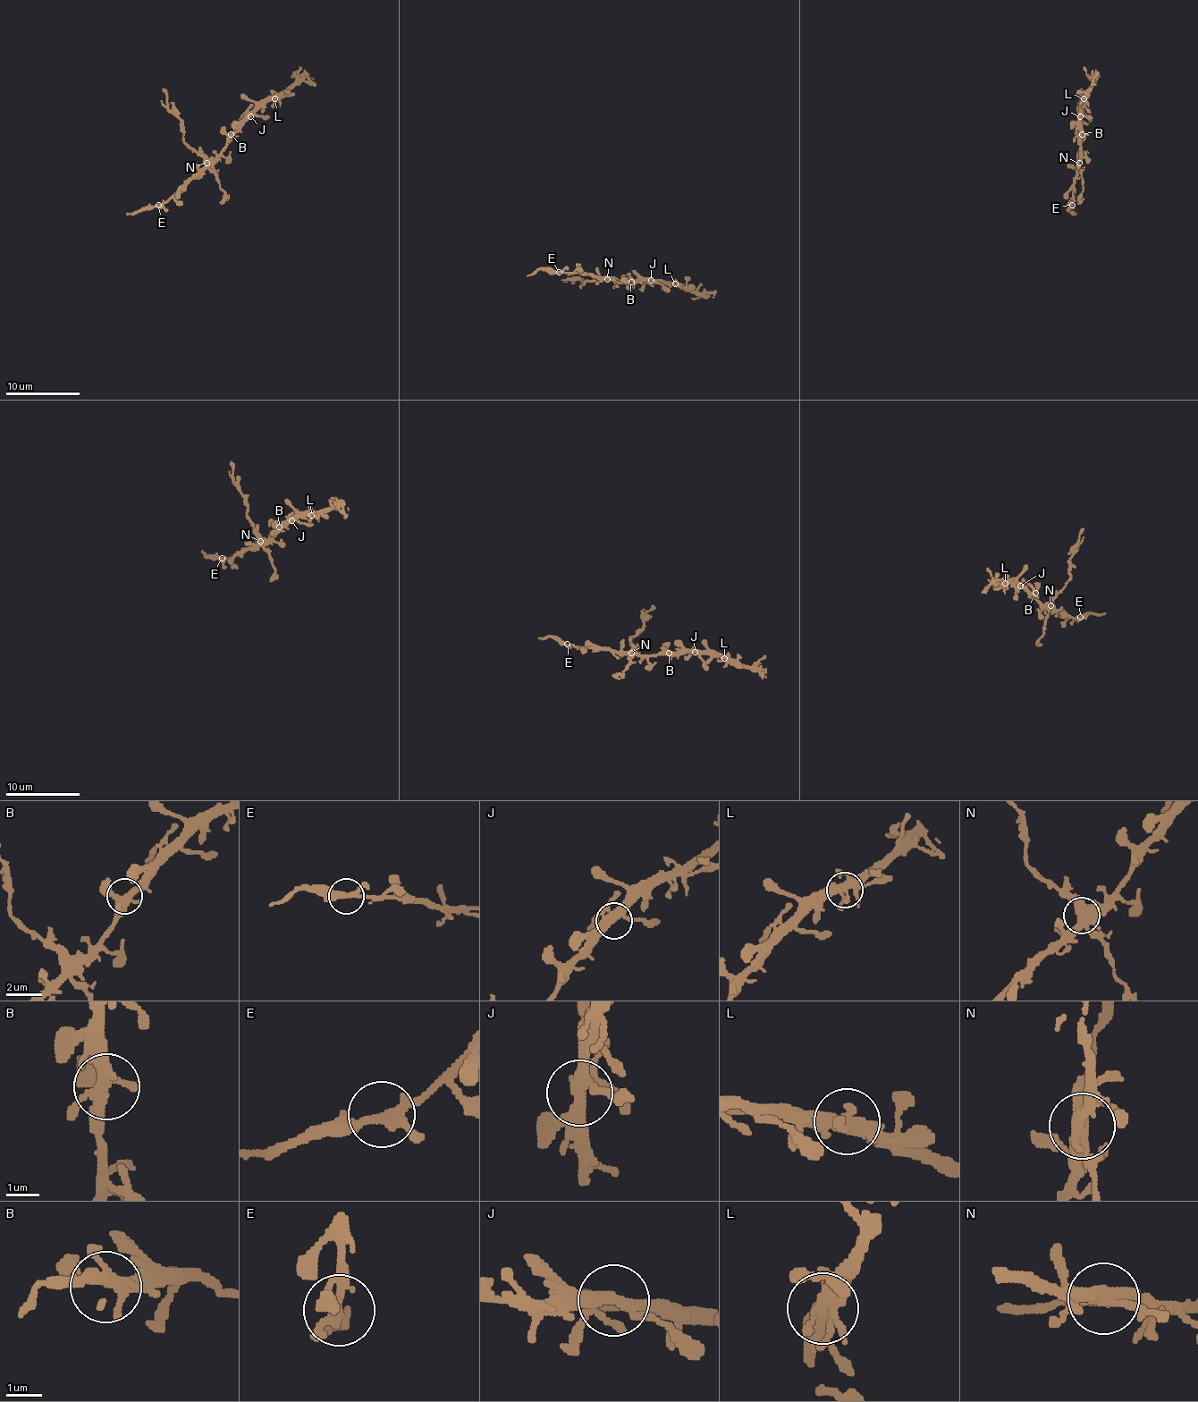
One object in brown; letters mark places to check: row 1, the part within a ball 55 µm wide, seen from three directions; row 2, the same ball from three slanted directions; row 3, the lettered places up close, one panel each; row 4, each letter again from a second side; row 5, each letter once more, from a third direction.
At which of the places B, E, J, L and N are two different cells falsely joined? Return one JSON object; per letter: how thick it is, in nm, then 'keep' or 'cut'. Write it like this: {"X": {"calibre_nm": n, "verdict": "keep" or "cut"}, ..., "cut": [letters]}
{"B": {"calibre_nm": 340, "verdict": "keep"}, "E": {"calibre_nm": 280, "verdict": "keep"}, "J": {"calibre_nm": 360, "verdict": "keep"}, "L": {"calibre_nm": 400, "verdict": "keep"}, "N": {"calibre_nm": 480, "verdict": "cut"}, "cut": ["N"]}

